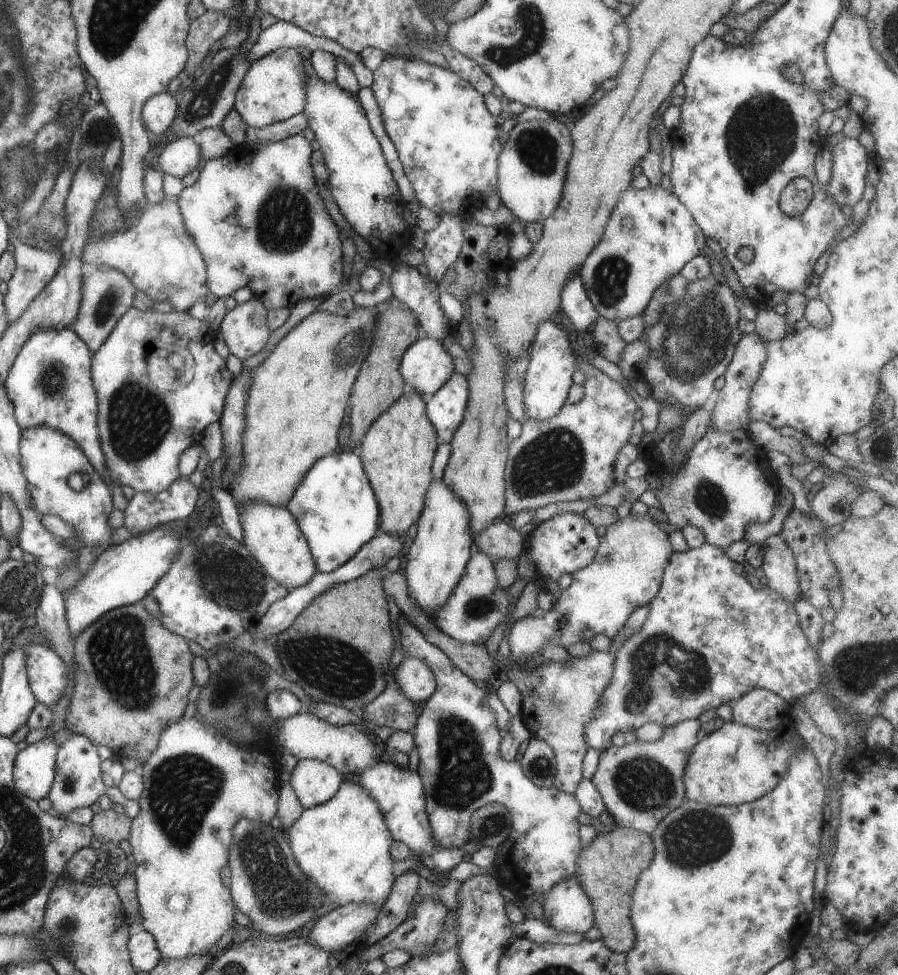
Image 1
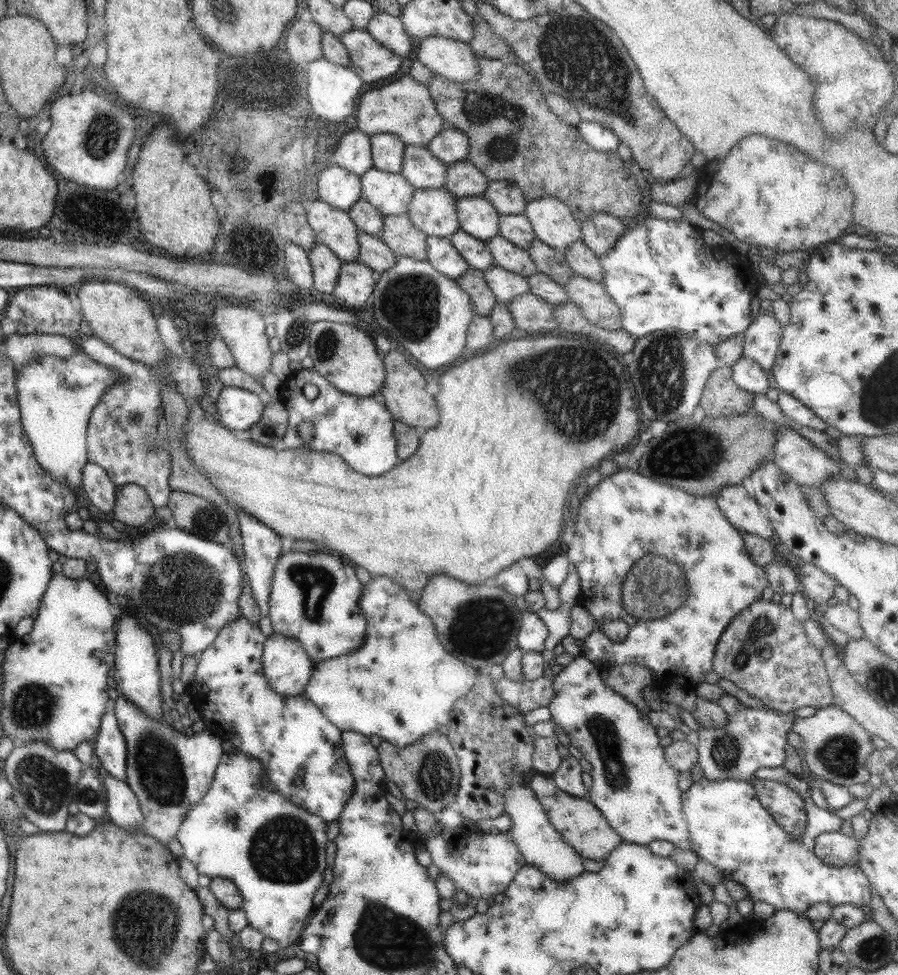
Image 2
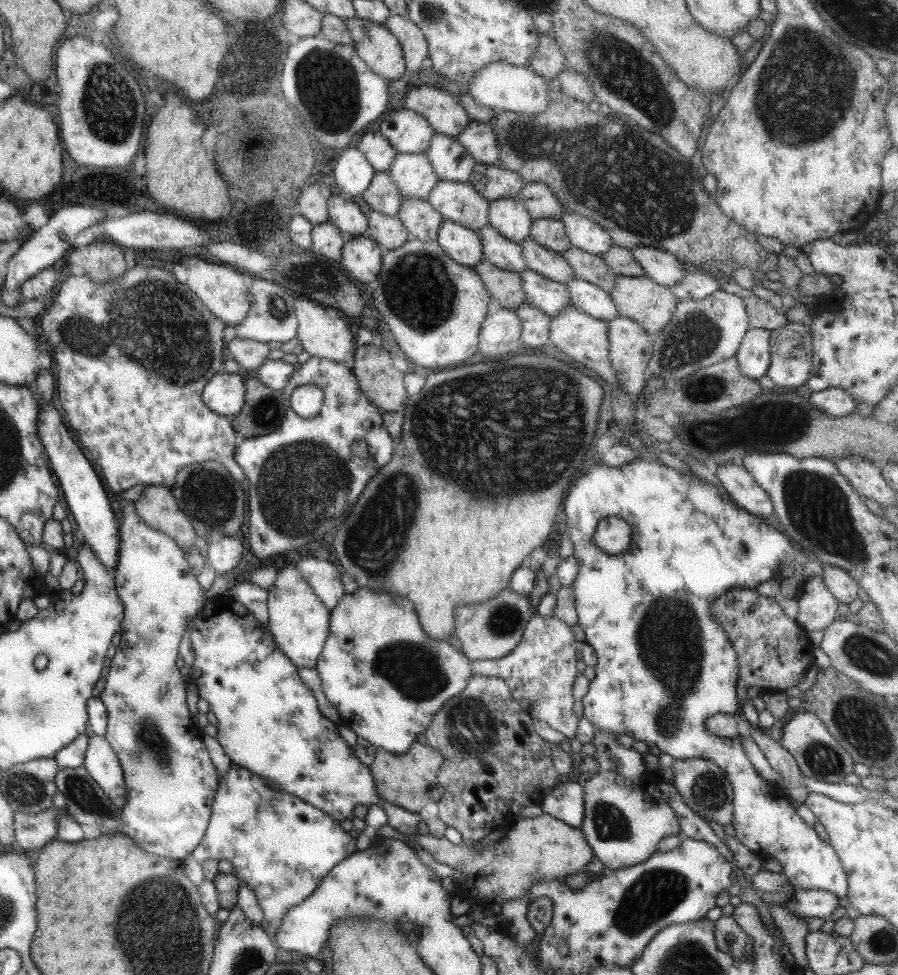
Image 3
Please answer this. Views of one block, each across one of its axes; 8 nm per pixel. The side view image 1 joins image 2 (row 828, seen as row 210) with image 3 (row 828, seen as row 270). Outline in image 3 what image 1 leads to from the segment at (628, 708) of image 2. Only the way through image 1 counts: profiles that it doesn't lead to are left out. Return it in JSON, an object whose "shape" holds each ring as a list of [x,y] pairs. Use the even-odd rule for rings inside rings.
{"shape":[[[593,730],[595,759],[599,763],[599,771],[587,780],[583,787],[584,815],[580,826],[585,842],[593,851],[593,856],[608,870],[619,870],[626,866],[635,866],[647,860],[655,851],[659,840],[669,835],[677,835],[679,825],[667,801],[661,797],[657,789],[661,780],[660,772],[649,772],[645,769],[642,754],[631,747],[621,747],[613,740],[615,735],[607,731]]]}

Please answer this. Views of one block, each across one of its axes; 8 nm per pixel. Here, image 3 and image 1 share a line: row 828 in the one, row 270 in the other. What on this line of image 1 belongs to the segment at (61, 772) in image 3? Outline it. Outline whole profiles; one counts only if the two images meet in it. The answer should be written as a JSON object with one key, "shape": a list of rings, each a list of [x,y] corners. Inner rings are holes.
{"shape":[[[99,266],[85,279],[82,277],[82,297],[74,316],[73,330],[87,345],[91,354],[98,350],[123,313],[131,306],[136,288],[117,269]]]}

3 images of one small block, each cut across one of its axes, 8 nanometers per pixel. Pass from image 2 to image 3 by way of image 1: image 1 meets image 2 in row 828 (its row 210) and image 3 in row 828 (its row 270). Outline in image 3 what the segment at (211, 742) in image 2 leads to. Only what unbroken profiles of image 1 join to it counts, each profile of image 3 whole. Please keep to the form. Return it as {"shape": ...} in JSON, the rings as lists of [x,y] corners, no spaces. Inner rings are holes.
{"shape":[[[120,499],[119,510],[121,510],[121,524],[118,526],[119,544],[116,548],[116,561],[112,577],[114,578],[114,588],[118,594],[118,599],[124,606],[124,615],[120,624],[120,641],[116,646],[114,657],[111,658],[111,665],[109,671],[106,673],[104,679],[100,683],[100,695],[98,700],[105,706],[106,718],[106,732],[104,734],[105,740],[110,744],[113,752],[120,761],[120,767],[124,778],[124,785],[127,792],[125,807],[121,808],[121,820],[119,821],[118,832],[129,837],[135,841],[140,849],[147,853],[153,853],[159,857],[167,859],[184,859],[187,854],[194,850],[199,844],[206,826],[210,819],[211,805],[217,791],[217,784],[219,782],[219,774],[213,767],[209,760],[207,751],[201,742],[201,734],[197,726],[190,718],[190,713],[187,711],[187,704],[185,703],[185,680],[181,677],[180,669],[175,666],[177,660],[178,646],[180,640],[184,636],[186,627],[189,626],[190,619],[193,618],[200,608],[205,604],[207,598],[205,593],[201,591],[199,583],[190,573],[190,566],[186,561],[185,553],[179,548],[178,544],[166,534],[160,533],[158,530],[151,528],[145,524],[135,512],[135,503],[130,501],[122,501]]]}

